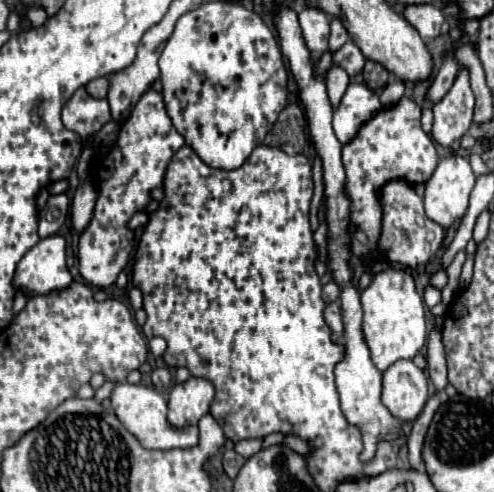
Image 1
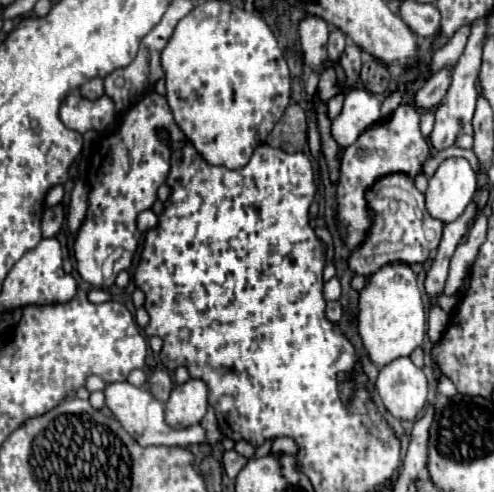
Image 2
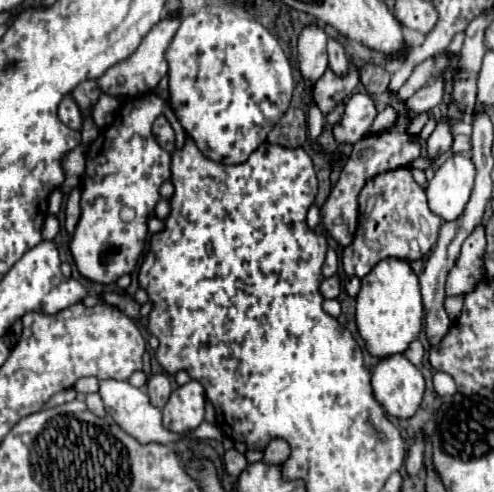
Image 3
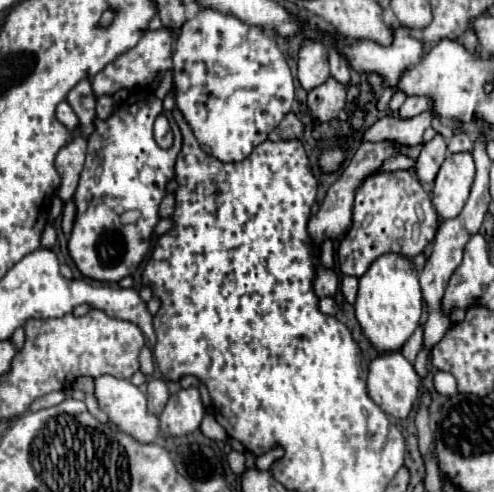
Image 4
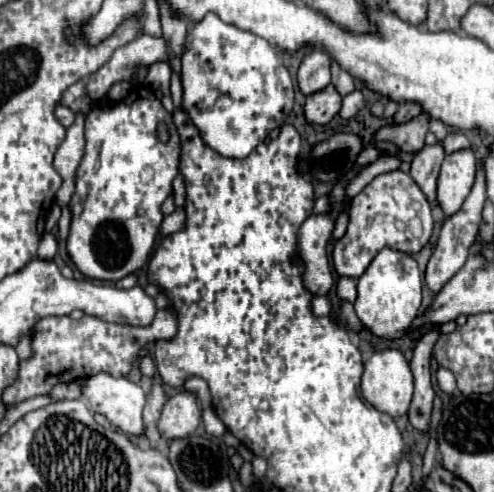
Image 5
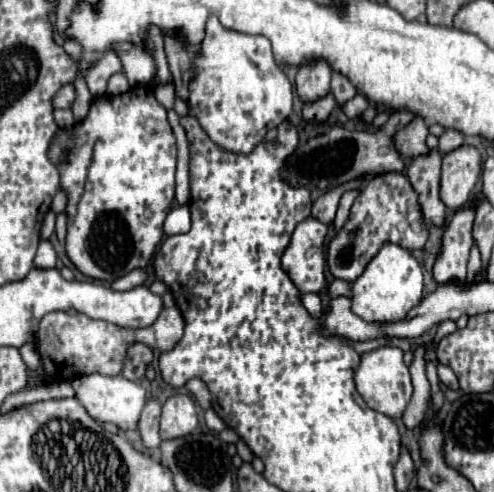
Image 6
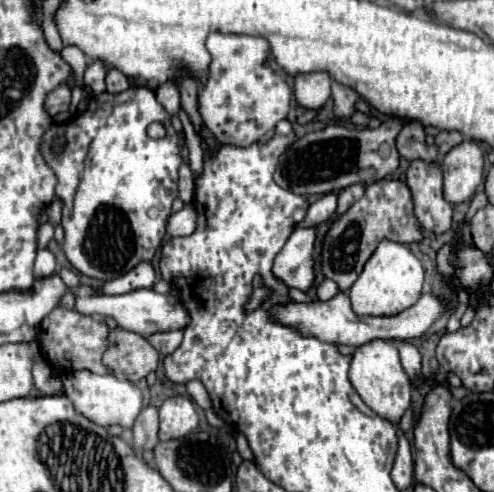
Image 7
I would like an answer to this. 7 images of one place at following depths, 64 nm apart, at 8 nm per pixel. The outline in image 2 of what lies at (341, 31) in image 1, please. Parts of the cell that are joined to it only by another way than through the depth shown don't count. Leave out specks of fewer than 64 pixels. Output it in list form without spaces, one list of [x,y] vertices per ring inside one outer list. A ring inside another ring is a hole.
[[[334,28],[330,34],[330,40],[328,40],[328,58],[332,64],[340,62],[344,46],[346,46],[346,36],[338,28]]]

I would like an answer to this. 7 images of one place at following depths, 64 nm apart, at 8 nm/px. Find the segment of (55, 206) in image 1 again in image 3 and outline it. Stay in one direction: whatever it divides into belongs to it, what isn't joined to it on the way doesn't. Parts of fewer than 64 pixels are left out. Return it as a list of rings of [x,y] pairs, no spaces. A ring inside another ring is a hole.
[[[48,216],[46,222],[44,222],[44,228],[42,228],[42,238],[44,240],[54,240],[56,234],[60,230],[60,224],[58,224],[58,218],[56,216]]]

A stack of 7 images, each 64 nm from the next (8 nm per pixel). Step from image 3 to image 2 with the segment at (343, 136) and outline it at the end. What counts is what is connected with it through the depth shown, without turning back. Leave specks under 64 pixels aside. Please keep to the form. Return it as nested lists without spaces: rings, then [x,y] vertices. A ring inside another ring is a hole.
[[[352,88],[346,94],[342,114],[332,122],[332,136],[340,146],[350,146],[356,138],[380,120],[380,102],[364,88]]]

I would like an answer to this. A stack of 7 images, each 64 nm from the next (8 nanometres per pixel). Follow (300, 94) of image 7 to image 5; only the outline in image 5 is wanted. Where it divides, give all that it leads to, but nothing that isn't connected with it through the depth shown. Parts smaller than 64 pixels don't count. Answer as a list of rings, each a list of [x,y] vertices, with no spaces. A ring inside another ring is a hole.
[[[310,50],[298,68],[298,88],[304,96],[316,94],[330,84],[330,58],[326,52]]]

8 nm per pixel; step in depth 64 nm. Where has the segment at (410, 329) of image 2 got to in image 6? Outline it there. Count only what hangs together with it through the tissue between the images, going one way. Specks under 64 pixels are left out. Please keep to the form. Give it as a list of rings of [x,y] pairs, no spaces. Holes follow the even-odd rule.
[[[384,244],[370,260],[364,274],[352,282],[352,312],[366,322],[398,322],[422,300],[422,266],[410,250],[398,244]]]

